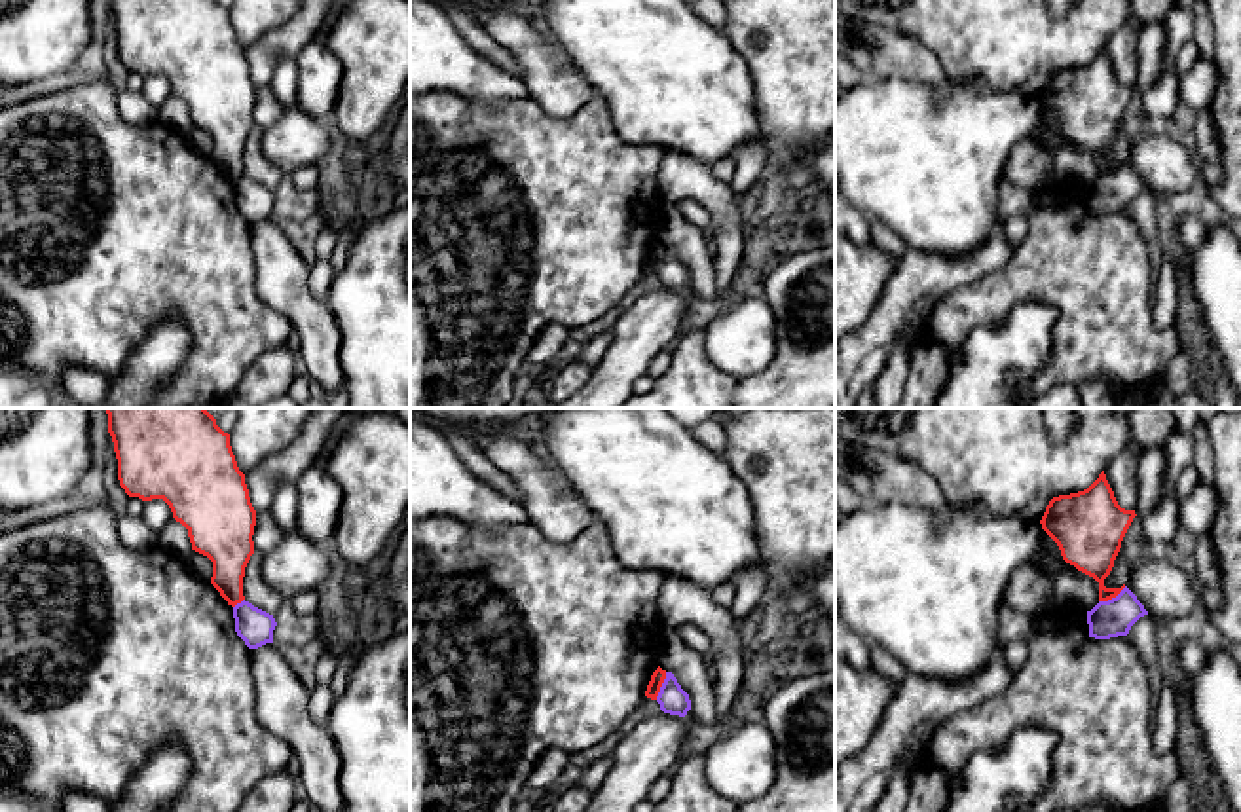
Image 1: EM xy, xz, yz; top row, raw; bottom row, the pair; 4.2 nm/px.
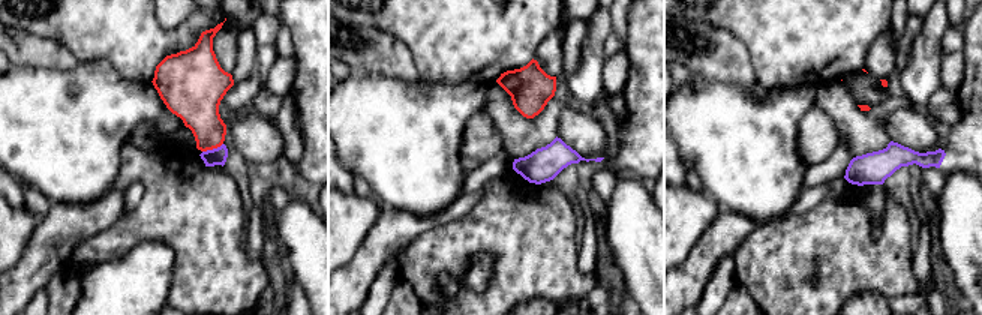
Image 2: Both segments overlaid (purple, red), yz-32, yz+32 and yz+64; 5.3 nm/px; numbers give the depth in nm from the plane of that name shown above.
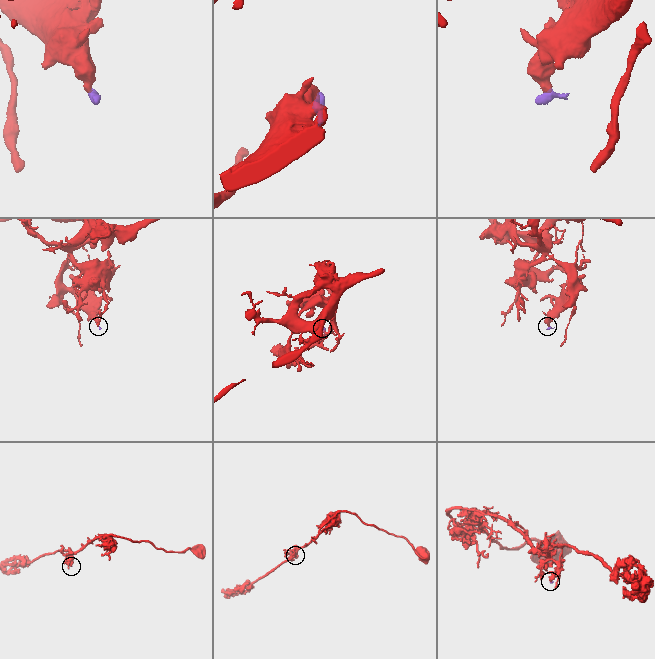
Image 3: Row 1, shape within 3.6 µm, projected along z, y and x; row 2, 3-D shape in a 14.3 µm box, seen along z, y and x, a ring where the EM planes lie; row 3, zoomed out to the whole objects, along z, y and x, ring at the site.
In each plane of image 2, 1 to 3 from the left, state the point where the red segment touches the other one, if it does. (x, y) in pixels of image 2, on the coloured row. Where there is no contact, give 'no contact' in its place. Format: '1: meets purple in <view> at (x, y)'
1: meets purple in yz-32 at (213, 149)
2: no contact
3: no contact

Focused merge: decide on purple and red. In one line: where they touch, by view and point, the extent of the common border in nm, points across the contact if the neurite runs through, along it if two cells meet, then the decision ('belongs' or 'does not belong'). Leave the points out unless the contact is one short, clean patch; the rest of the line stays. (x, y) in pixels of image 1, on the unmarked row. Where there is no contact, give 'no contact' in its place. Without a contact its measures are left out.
meets purple in xz at (663, 260); contact 130 nm long; border along xz (666, 247), (655, 274); does not belong

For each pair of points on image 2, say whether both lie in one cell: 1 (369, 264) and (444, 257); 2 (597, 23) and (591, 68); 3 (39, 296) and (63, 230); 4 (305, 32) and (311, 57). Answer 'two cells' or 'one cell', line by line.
1: two cells
2: one cell
3: two cells
4: one cell

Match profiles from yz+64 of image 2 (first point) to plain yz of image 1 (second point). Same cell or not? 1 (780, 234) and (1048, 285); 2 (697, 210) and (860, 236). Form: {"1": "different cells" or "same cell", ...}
{"1": "same cell", "2": "different cells"}

